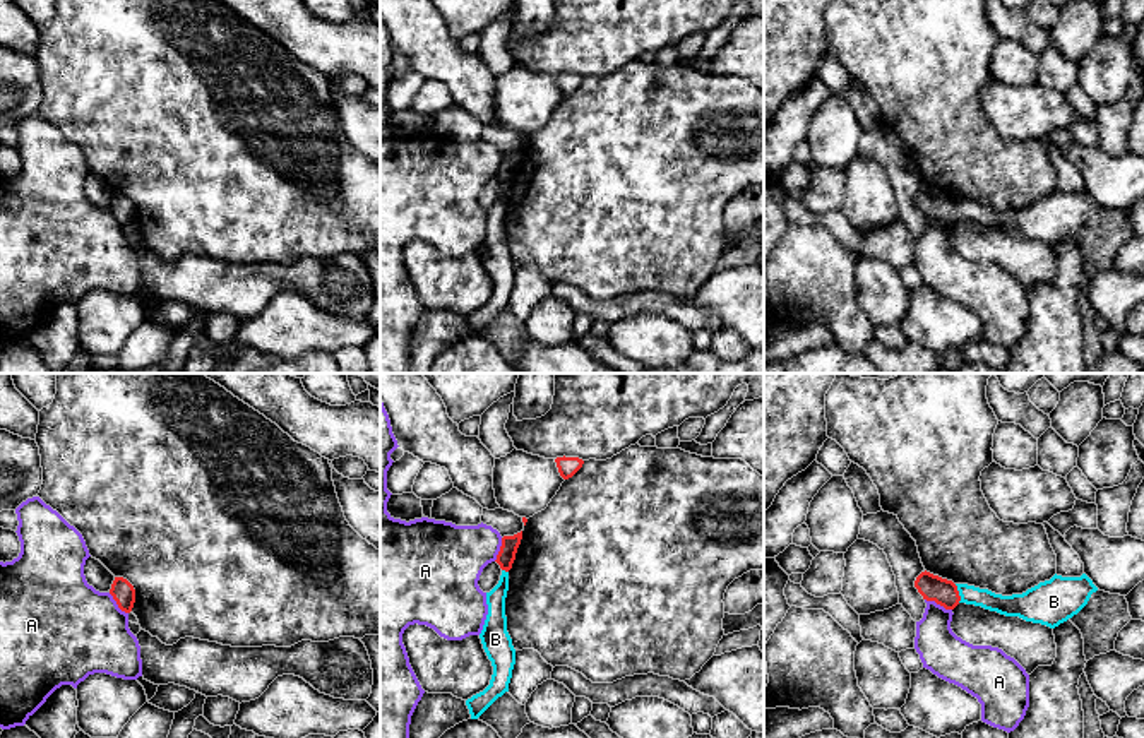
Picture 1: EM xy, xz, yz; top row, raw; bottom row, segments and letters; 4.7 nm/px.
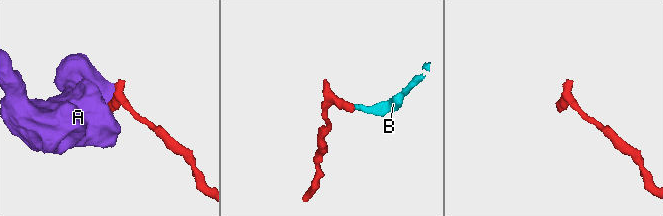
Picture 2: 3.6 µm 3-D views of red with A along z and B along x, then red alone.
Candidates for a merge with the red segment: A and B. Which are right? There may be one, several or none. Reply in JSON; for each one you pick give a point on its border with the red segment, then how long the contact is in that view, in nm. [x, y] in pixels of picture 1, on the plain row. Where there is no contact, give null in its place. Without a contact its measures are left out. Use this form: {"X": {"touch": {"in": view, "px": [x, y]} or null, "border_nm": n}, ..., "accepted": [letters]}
{"B": {"touch": {"in": "yz", "px": [958, 209]}, "border_nm": 90}, "accepted": ["B"]}

